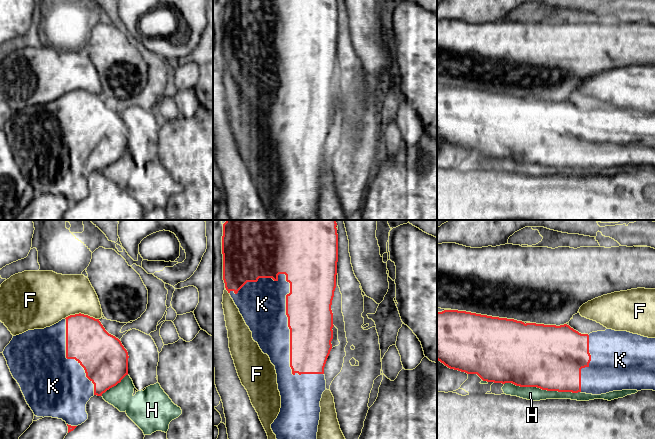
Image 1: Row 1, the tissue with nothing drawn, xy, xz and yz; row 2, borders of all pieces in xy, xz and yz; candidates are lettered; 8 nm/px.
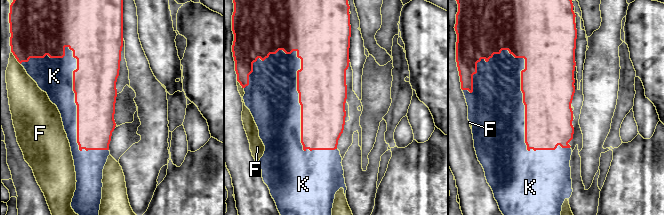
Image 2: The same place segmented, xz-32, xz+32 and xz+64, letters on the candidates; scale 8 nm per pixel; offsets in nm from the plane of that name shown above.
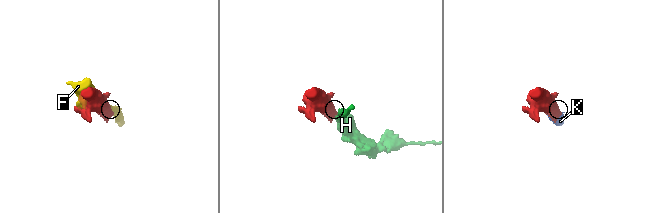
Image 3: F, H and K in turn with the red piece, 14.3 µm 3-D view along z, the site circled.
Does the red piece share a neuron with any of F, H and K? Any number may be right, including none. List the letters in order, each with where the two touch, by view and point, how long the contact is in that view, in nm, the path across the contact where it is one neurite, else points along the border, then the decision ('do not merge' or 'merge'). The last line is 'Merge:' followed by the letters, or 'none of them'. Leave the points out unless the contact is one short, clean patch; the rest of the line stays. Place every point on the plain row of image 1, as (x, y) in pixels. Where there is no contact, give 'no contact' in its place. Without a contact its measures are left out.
F: meets red in xy at (80, 89); contact 280 nm long; do not merge
H: meets red in yz at (542, 165); contact 600 nm long; do not merge
K: meets red in xz at (286, 86); contact 1000 nm long; merge
Merge: K

